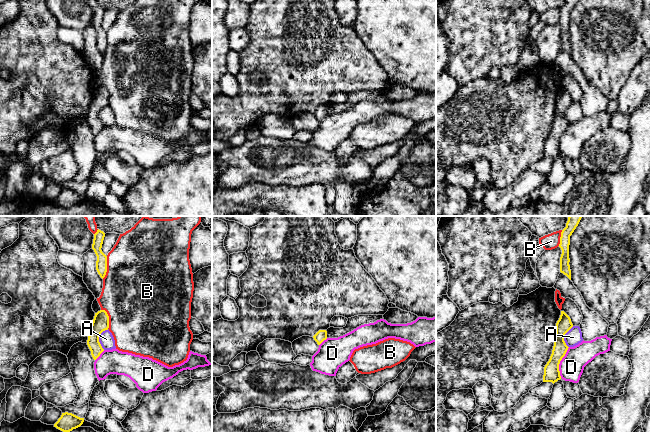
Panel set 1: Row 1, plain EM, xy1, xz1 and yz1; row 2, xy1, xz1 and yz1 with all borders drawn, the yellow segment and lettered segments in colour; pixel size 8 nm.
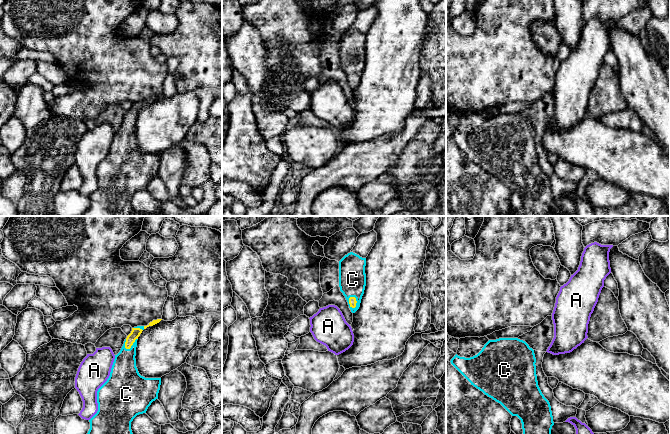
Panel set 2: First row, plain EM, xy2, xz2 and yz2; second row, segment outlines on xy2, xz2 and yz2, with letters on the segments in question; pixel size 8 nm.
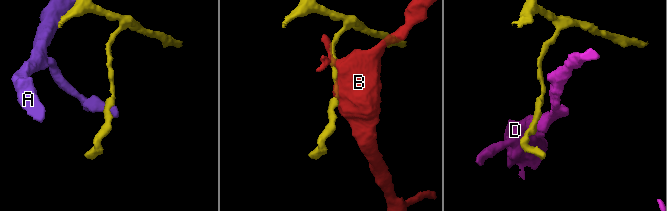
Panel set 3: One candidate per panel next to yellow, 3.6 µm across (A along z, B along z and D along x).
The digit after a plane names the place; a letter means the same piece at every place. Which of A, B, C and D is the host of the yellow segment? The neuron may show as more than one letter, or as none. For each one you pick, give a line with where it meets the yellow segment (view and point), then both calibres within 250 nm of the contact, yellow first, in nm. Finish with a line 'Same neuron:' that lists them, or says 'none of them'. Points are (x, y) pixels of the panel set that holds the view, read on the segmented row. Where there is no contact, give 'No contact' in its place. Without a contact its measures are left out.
C: Touches yellow at xz2 (349, 303). Thickness 60 nm (yellow) against 220 nm
Same neuron: C

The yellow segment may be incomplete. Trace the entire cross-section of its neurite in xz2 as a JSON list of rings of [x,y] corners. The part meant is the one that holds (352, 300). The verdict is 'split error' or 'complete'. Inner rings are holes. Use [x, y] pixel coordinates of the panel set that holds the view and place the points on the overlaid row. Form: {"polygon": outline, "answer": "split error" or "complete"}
{"polygon": [[[350,252],[339,261],[339,287],[349,308],[355,313],[361,303],[366,286],[366,258]]], "answer": "split error"}

